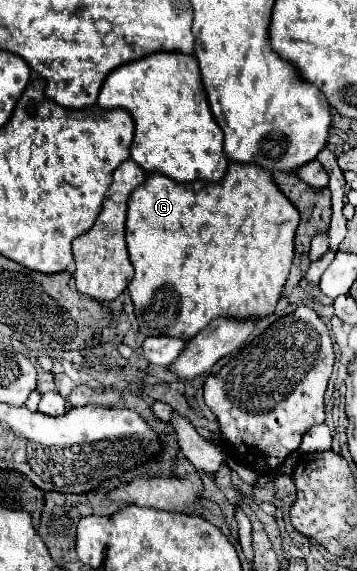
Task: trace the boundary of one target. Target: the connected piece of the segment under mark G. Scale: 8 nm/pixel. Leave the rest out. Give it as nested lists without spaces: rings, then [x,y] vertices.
[[[230,164],[228,172],[224,176],[222,182],[188,182],[188,184],[178,184],[162,174],[150,174],[146,180],[146,186],[138,186],[128,202],[128,218],[126,218],[126,244],[128,244],[128,256],[130,262],[136,270],[132,282],[128,284],[128,292],[134,304],[134,312],[138,318],[138,328],[144,336],[172,336],[172,338],[180,338],[184,342],[192,340],[202,328],[206,328],[214,318],[220,316],[228,316],[232,320],[260,320],[266,318],[274,312],[286,280],[288,280],[288,272],[290,272],[290,264],[292,264],[292,256],[294,256],[294,234],[296,234],[296,226],[300,222],[300,214],[296,212],[294,204],[276,188],[276,184],[272,184],[272,176],[270,172],[264,172],[260,168],[252,168],[252,164]]]

